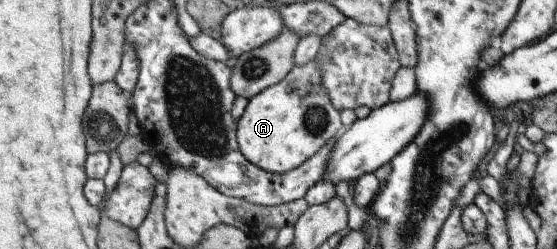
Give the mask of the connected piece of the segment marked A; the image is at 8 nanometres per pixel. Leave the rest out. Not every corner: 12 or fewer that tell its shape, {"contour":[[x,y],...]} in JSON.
{"contour":[[315,60],[250,99],[251,163],[284,174],[345,129]]}

